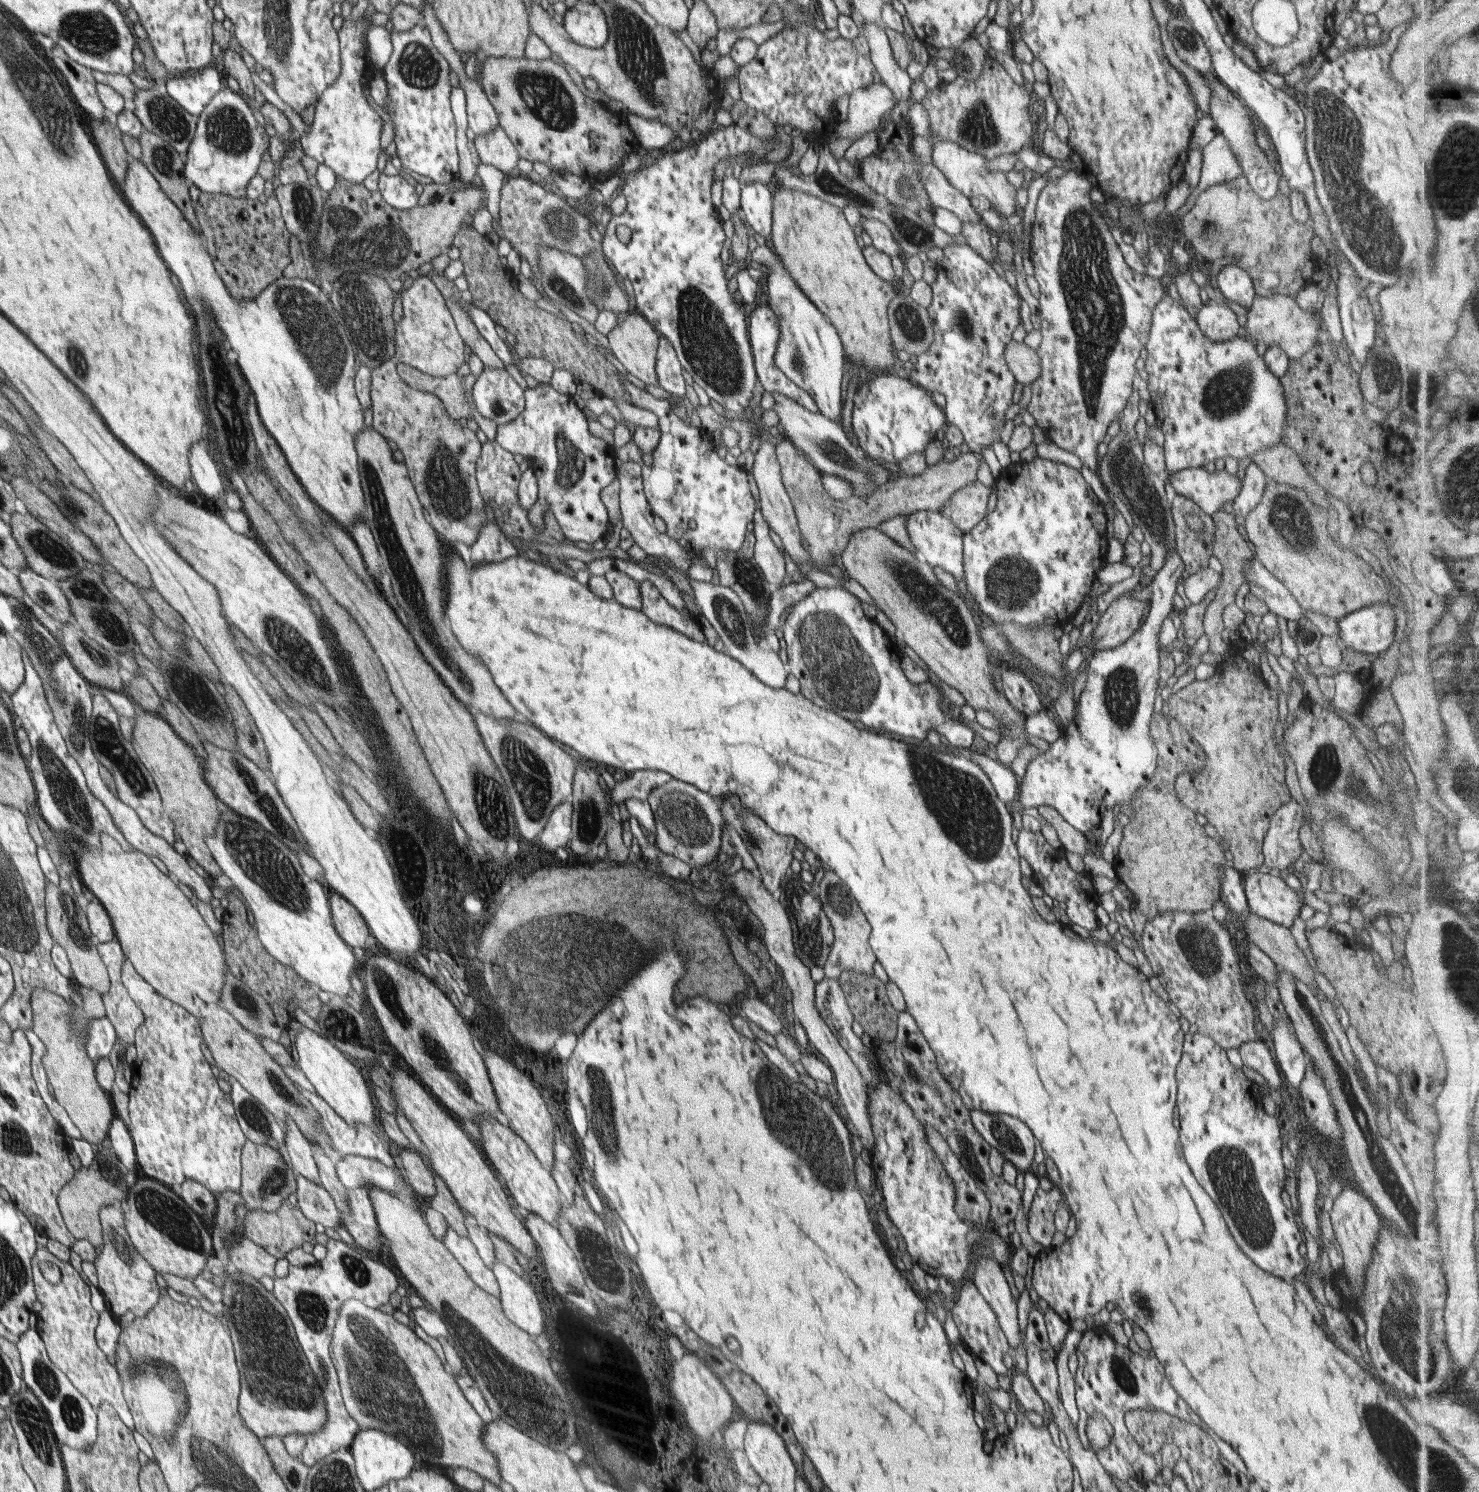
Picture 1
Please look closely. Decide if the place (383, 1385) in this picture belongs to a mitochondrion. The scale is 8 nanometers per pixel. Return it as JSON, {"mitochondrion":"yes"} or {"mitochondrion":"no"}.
{"mitochondrion":"yes"}

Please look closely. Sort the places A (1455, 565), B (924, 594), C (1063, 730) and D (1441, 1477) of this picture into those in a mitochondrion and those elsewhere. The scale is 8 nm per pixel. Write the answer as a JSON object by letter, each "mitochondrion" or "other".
{"A":"other","B":"mitochondrion","C":"other","D":"mitochondrion"}

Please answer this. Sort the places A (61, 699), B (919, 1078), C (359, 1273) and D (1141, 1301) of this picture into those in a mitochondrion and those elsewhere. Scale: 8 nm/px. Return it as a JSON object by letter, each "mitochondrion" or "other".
{"A":"mitochondrion","B":"mitochondrion","C":"mitochondrion","D":"mitochondrion"}

